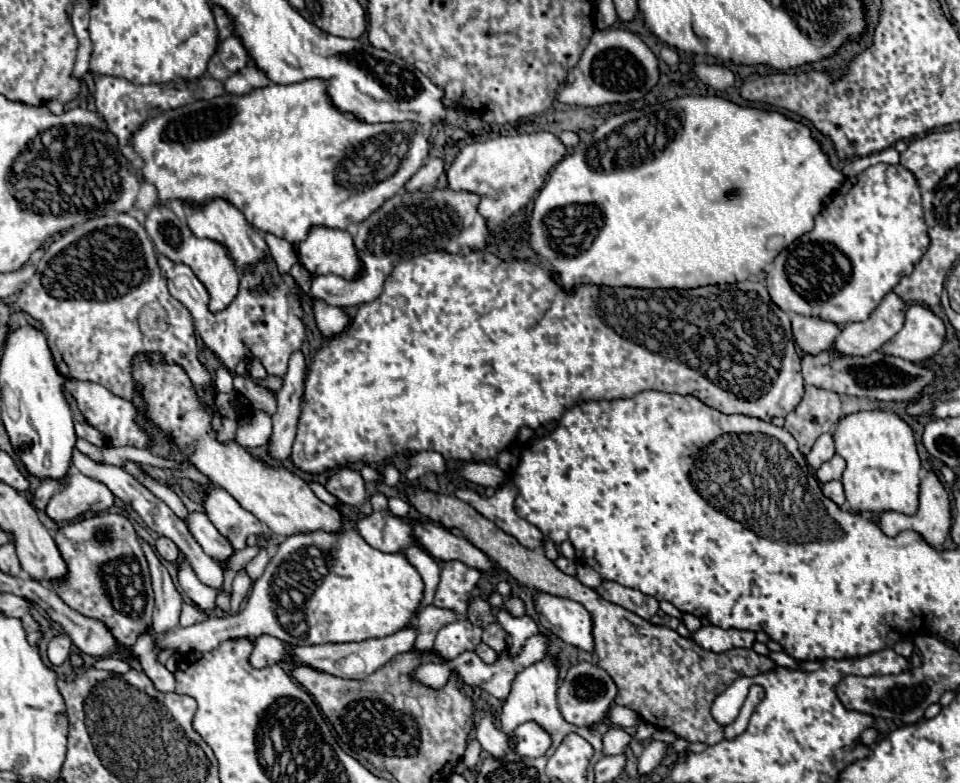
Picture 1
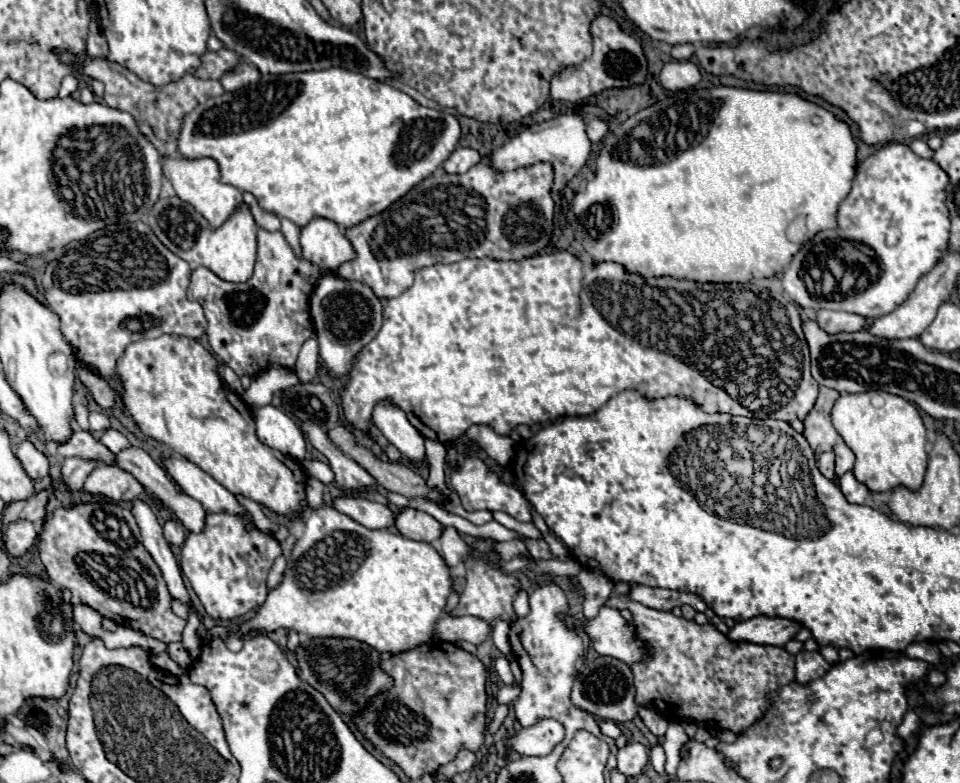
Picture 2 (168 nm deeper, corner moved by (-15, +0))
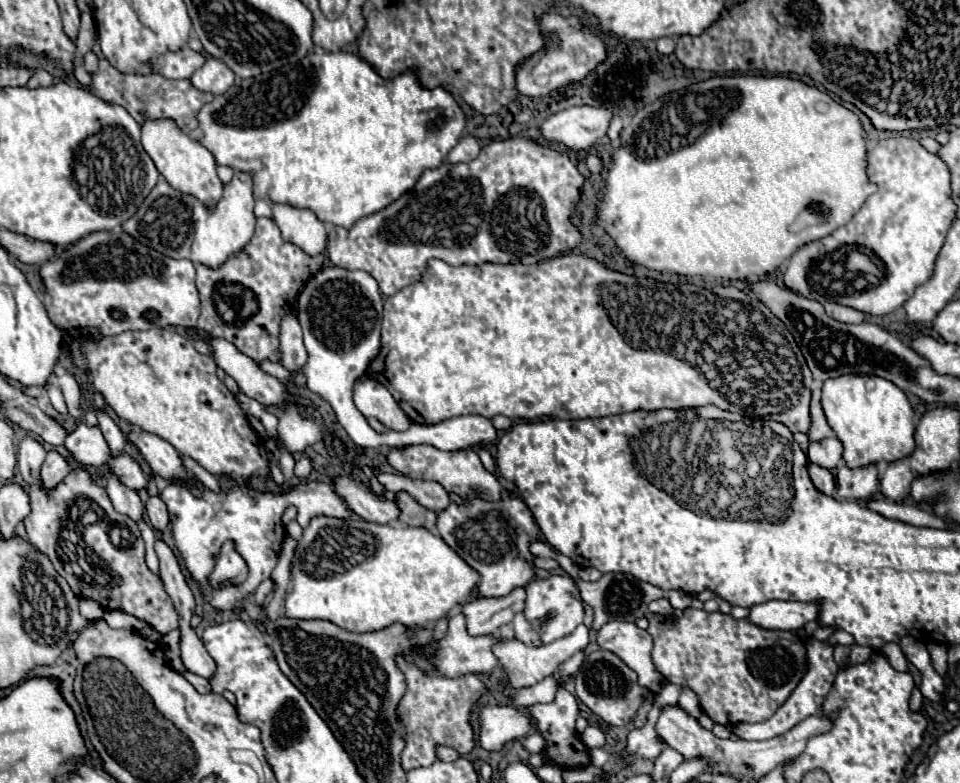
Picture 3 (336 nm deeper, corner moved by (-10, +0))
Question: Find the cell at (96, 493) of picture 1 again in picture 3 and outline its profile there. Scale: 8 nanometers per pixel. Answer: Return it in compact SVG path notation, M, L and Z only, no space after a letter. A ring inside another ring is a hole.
M119 454L117 458L113 458L113 460L105 466L105 474L107 474L107 468L109 468L115 476L119 476L119 480L121 480L125 486L129 486L129 488L133 488L133 490L143 490L143 488L147 488L147 478L145 478L145 474L143 474L141 464L139 464L135 458L131 458L129 454Z

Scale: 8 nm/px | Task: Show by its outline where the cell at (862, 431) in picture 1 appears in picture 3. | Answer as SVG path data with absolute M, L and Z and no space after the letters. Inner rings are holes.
M837 376L835 380L825 380L821 404L823 404L829 426L835 430L837 438L843 442L843 460L849 468L877 464L881 460L893 462L903 456L909 456L915 448L915 440L913 440L915 424L913 424L911 404L901 388L897 388L889 380L883 380L881 376Z

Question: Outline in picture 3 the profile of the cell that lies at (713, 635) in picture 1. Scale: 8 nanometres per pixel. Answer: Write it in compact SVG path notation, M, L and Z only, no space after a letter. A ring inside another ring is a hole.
M769 600L751 608L749 620L769 630L797 630L803 624L819 618L819 602L785 602Z

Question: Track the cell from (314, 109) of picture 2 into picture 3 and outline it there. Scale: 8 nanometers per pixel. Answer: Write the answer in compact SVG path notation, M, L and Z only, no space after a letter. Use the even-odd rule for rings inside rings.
M309 52L303 60L299 60L297 66L279 68L275 72L263 74L261 78L241 80L233 88L229 88L225 94L215 96L215 100L211 104L205 104L197 118L199 118L199 128L203 130L203 138L201 138L203 146L215 156L217 164L253 174L253 194L255 196L269 196L277 204L309 208L315 212L315 216L321 222L329 222L329 224L343 226L343 228L351 228L351 224L355 224L355 220L361 220L363 216L371 216L371 214L383 210L387 204L395 202L403 192L411 190L417 184L423 170L439 168L447 160L449 150L459 142L461 132L465 128L465 114L463 114L459 102L455 100L455 96L451 96L451 92L443 92L443 88L433 88L433 90L423 88L419 84L419 80L415 80L415 72L403 72L391 80L381 78L377 74L377 70L367 60L363 60L359 54L351 54L351 52L323 52L323 54Z

